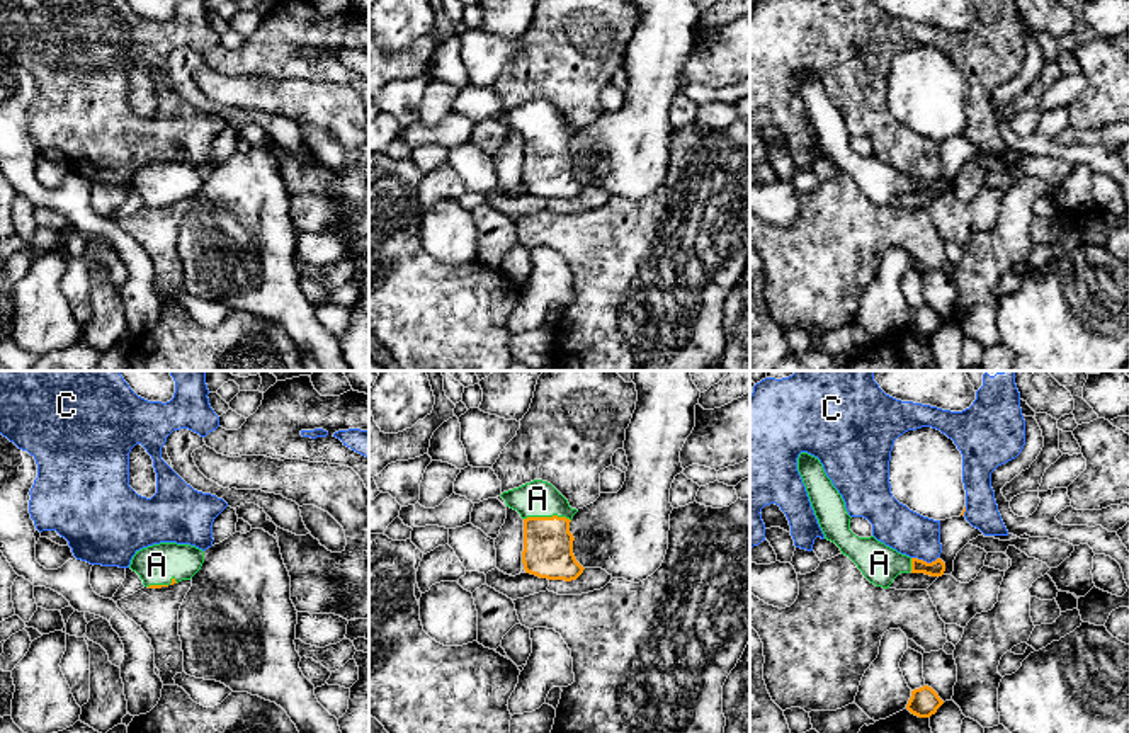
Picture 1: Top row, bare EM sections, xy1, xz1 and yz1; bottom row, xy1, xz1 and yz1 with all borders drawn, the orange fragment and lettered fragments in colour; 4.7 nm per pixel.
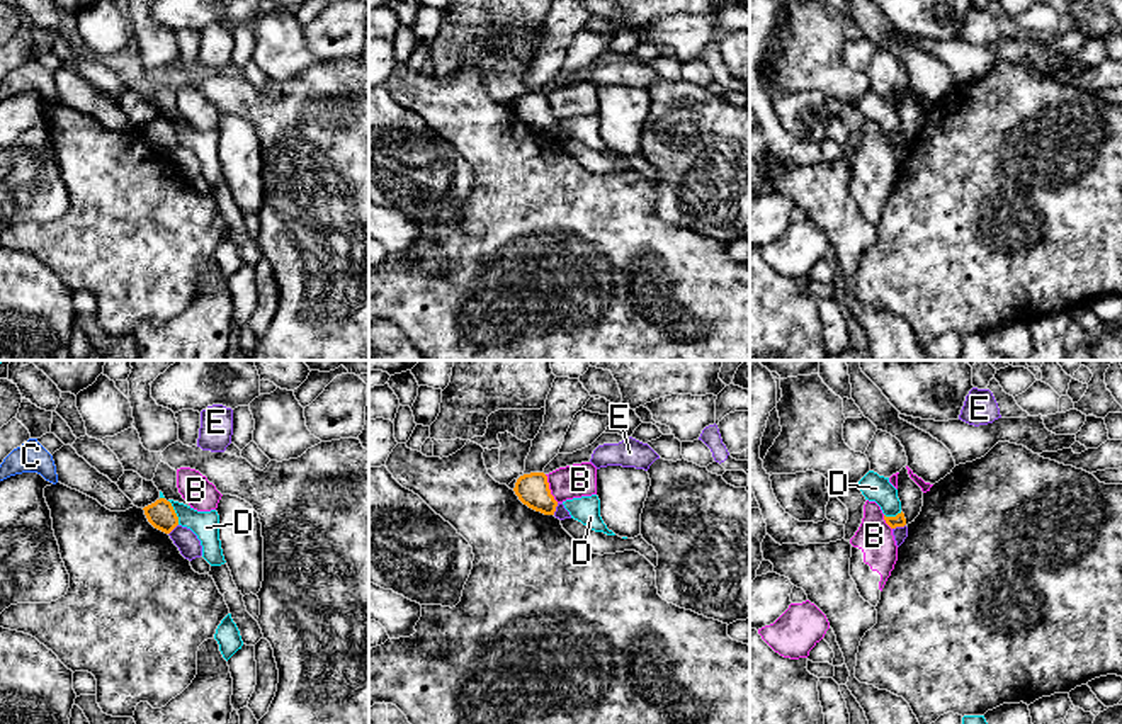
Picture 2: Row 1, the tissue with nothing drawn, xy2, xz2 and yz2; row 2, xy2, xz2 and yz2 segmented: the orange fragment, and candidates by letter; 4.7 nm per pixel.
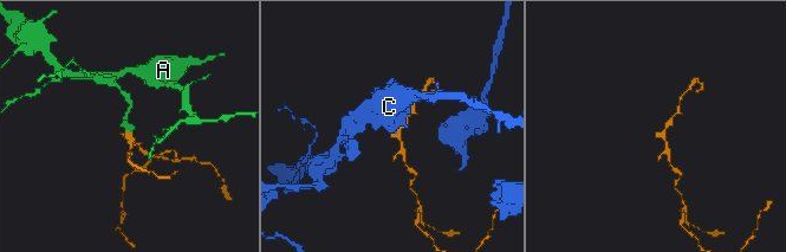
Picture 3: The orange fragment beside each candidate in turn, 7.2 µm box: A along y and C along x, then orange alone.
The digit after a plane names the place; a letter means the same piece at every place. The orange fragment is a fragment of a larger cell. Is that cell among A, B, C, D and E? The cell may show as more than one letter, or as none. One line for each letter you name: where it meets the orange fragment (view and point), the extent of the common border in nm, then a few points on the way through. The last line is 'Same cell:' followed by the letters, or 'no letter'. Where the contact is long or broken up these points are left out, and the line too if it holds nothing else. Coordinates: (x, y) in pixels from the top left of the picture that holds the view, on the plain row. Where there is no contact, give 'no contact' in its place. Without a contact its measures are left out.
A: meets orange in xz1 at (548, 136); contact 220 nm long; runs through xz1 (548, 164), (548, 136), (538, 118)
Same cell: A

